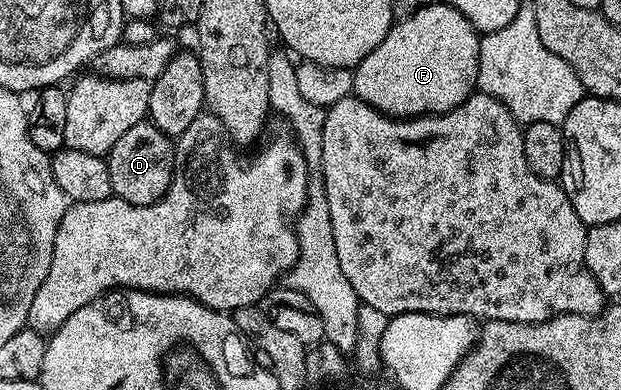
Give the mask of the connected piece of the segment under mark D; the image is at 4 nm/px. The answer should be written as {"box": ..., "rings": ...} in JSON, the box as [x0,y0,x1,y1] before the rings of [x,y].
{"box":[105,120,175,206],"rings":[[[150,120],[133,124],[133,128],[129,128],[129,132],[125,132],[117,144],[113,144],[105,157],[109,180],[113,180],[114,197],[134,206],[148,206],[167,194],[175,167],[175,147],[172,139]]]}

